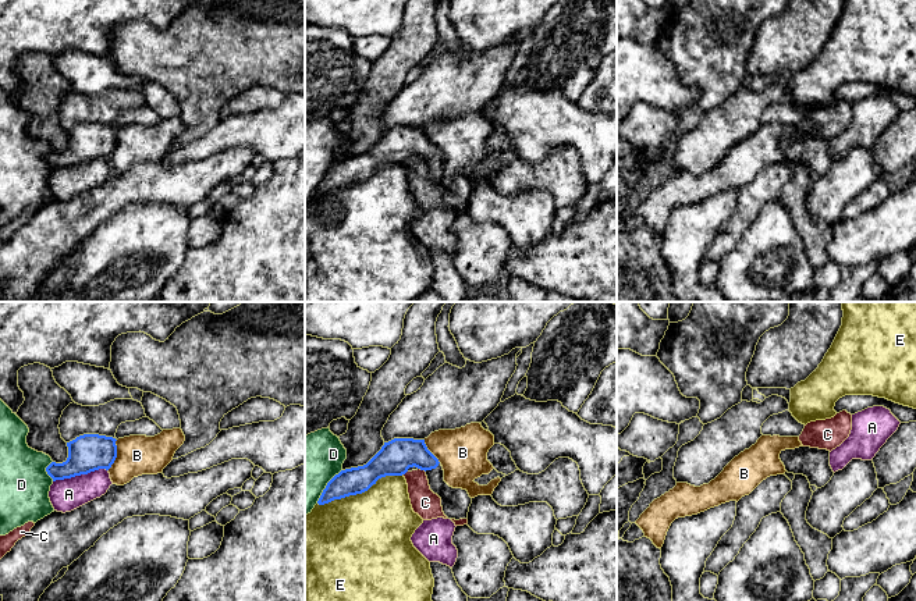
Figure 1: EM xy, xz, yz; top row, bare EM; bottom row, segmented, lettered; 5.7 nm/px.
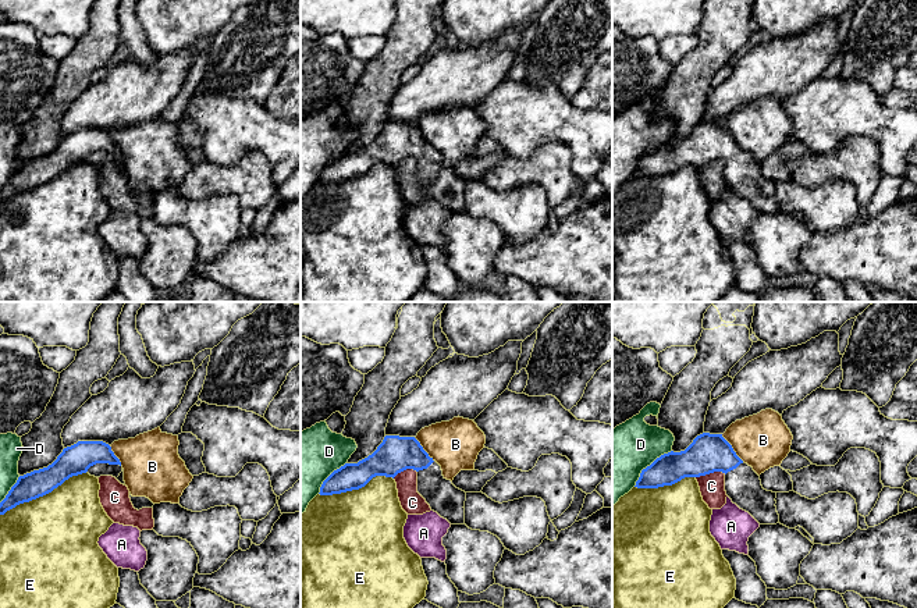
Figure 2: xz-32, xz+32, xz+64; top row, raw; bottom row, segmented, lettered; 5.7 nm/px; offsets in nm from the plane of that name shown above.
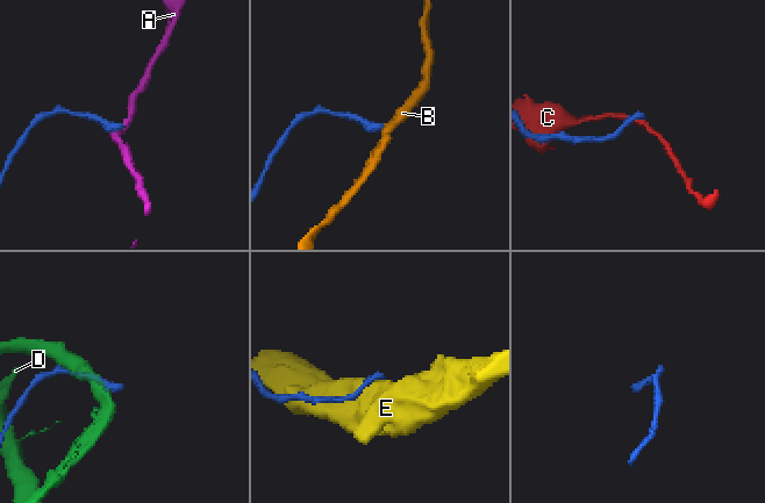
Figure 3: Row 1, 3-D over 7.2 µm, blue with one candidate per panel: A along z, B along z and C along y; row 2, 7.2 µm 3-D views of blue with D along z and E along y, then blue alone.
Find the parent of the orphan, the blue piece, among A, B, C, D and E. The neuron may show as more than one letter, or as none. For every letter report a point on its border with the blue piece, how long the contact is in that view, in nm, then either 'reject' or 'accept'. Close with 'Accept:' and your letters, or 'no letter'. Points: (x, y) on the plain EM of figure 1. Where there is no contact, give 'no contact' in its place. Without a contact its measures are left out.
A: xy (80, 163) | 320 nm | reject
B: xy (116, 143) | 190 nm | reject
C: xz (422, 157) | 50 nm | reject
D: xy (46, 159) | 120 nm | reject
E: xz (359, 181) | 500 nm | reject
Accept: no letter

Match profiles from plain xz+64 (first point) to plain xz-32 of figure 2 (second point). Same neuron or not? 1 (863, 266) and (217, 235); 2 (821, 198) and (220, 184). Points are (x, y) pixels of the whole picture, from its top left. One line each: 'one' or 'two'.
1: two
2: two

